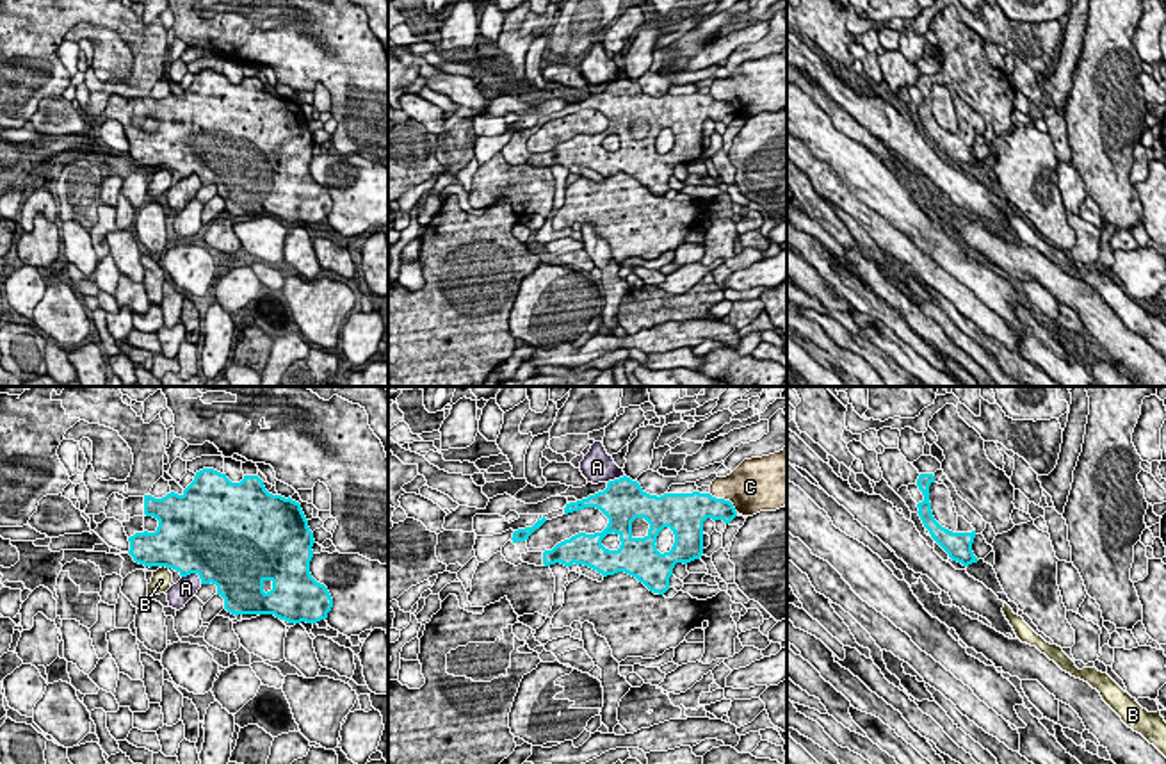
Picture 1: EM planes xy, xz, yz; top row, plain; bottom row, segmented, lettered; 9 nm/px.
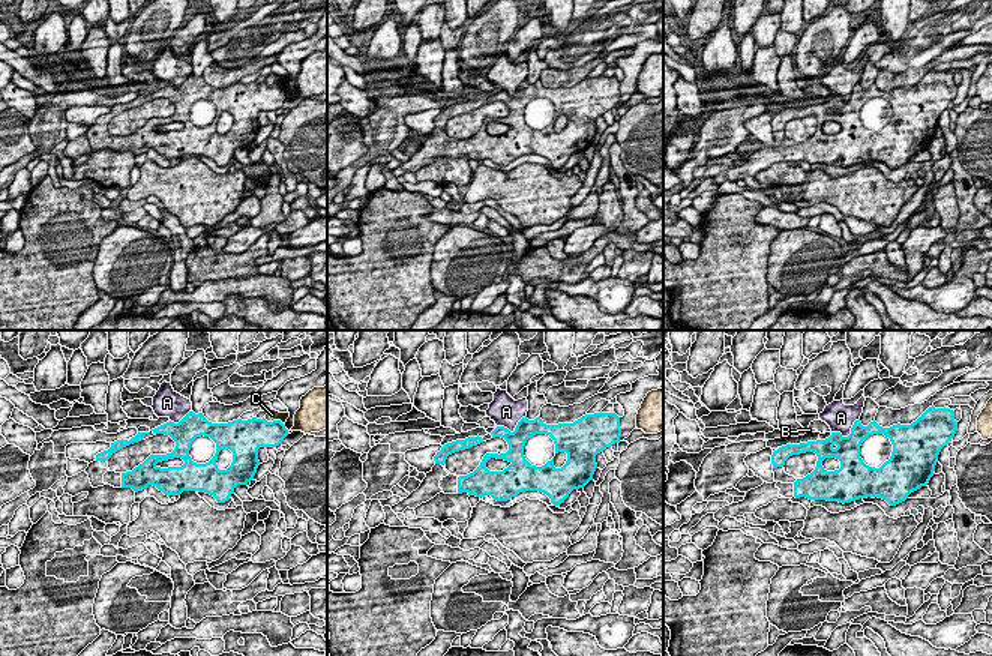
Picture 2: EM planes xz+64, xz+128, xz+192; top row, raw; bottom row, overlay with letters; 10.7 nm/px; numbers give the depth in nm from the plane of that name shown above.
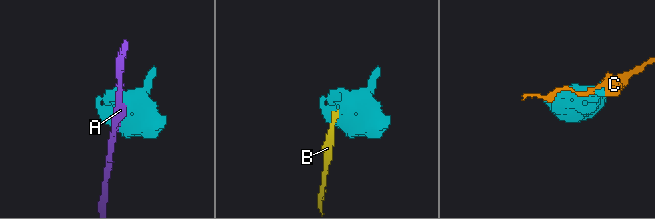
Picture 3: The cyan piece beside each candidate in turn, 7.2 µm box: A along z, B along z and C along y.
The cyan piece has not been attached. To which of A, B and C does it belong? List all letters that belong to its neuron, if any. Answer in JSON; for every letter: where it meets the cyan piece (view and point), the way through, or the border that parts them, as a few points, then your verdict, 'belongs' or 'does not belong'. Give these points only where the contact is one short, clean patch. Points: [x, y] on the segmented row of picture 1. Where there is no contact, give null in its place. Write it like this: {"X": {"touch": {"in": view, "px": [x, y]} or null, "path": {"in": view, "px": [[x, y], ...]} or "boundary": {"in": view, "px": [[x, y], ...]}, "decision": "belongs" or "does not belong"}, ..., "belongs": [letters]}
{"A": {"touch": {"in": "xy", "px": [194, 572]}, "decision": "does not belong"}, "B": {"touch": {"in": "xy", "px": [166, 567]}, "decision": "does not belong"}, "C": {"touch": {"in": "xz", "px": [723, 499]}, "decision": "does not belong"}, "belongs": []}

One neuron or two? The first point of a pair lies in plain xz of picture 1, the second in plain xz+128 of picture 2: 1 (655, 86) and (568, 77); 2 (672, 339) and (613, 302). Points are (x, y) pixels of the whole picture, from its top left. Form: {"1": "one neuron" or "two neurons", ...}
{"1": "one neuron", "2": "one neuron"}

